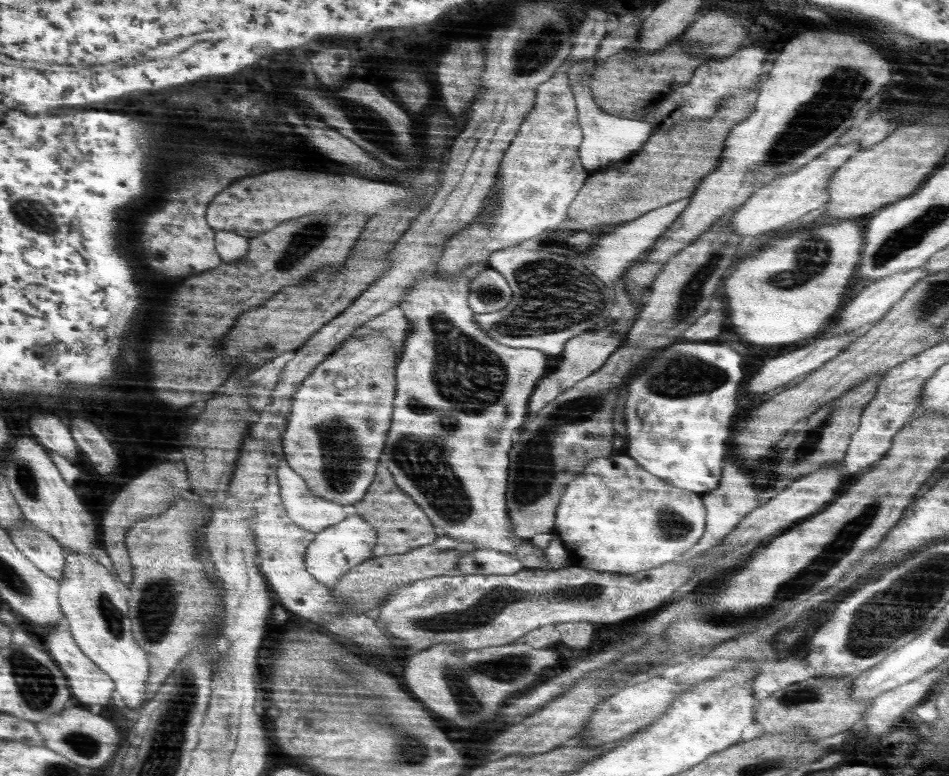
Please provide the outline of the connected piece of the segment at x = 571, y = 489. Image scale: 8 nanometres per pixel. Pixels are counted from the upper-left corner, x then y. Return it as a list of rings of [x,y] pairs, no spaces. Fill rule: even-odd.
[[[613,454],[592,460],[569,482],[556,509],[553,532],[562,540],[570,567],[634,574],[685,557],[705,530],[706,513],[701,494],[678,490],[668,481],[646,472],[630,456]]]

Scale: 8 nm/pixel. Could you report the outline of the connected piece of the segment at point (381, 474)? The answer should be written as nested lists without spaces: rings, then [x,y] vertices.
[[[380,462],[366,494],[360,502],[353,505],[356,508],[356,515],[360,515],[376,531],[376,544],[372,546],[374,547],[372,550],[374,557],[404,554],[414,548],[426,546],[438,538],[426,513],[414,499],[407,497],[406,493],[402,492],[402,489],[396,485],[392,473]]]

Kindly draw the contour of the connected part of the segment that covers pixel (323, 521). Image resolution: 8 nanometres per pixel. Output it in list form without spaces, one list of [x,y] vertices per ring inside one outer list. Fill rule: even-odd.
[[[284,454],[284,460],[278,463],[277,477],[282,488],[280,498],[292,522],[317,534],[345,520],[348,514],[342,505],[308,494],[303,478],[290,468],[285,458]]]

